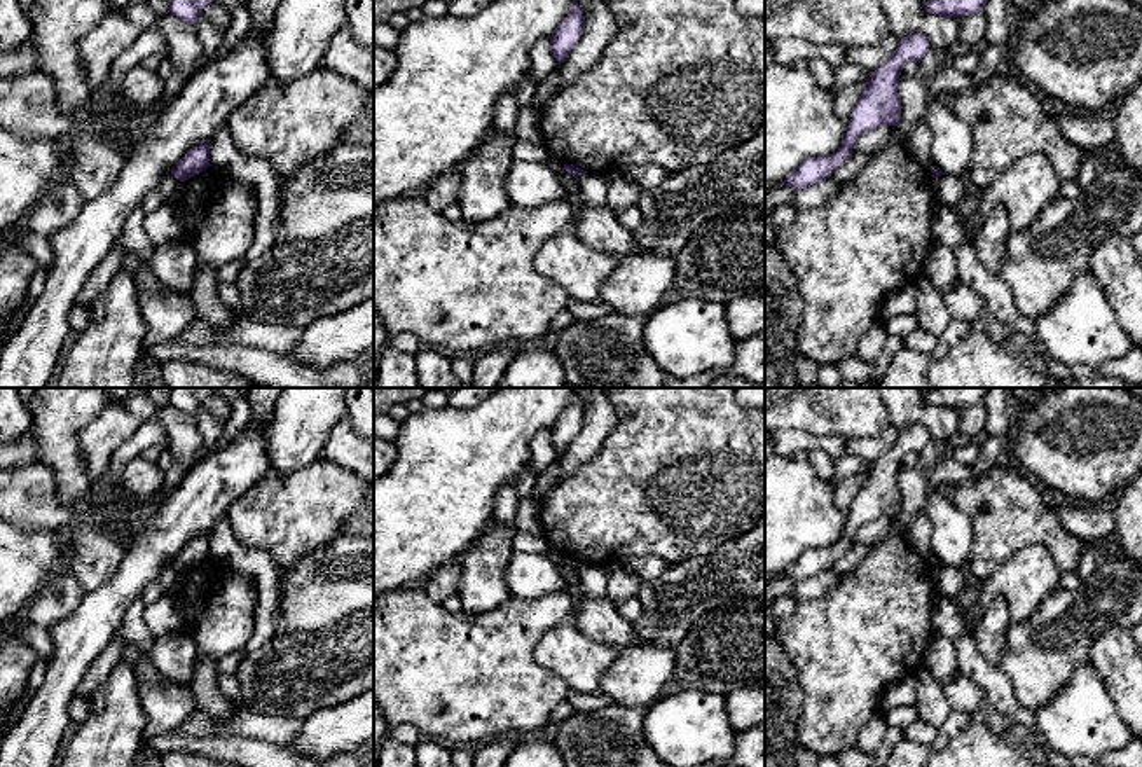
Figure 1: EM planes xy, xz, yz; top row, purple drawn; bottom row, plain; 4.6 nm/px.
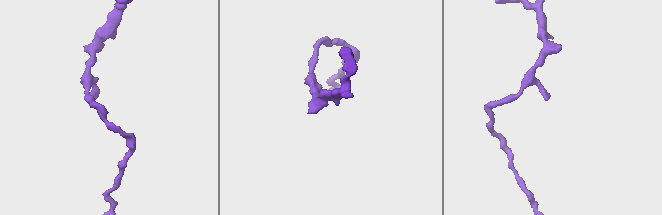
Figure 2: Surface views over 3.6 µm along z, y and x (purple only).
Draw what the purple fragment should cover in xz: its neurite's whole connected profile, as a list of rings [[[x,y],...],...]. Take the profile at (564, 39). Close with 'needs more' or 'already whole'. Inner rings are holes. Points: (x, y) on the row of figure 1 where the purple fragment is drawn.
[[[578,0],[571,2],[569,14],[550,37],[552,52],[557,61],[566,61],[583,33],[585,16]]] | already whole

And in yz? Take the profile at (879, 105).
[[[910,33],[901,38],[896,52],[871,72],[864,91],[852,108],[847,135],[842,147],[822,157],[807,157],[781,185],[796,190],[819,183],[831,176],[852,154],[856,140],[880,126],[898,126],[901,121],[901,98],[898,94],[901,68],[910,61],[922,61],[929,51],[924,33]]] | already whole

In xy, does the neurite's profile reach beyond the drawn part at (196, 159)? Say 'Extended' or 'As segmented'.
As segmented

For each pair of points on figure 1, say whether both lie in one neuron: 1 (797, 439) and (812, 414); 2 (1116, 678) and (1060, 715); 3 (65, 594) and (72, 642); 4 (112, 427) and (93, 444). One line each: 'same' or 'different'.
1: different
2: different
3: different
4: same

